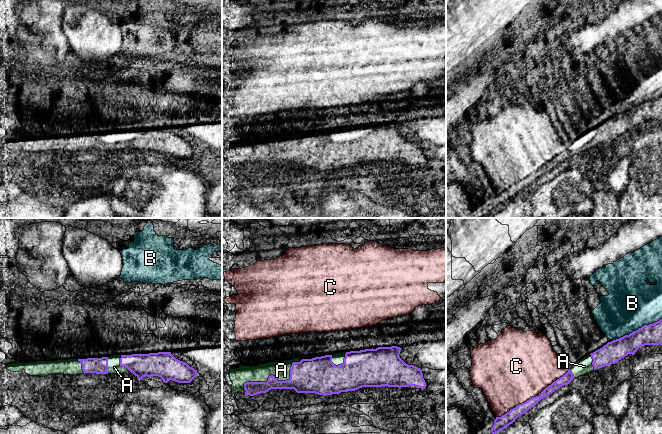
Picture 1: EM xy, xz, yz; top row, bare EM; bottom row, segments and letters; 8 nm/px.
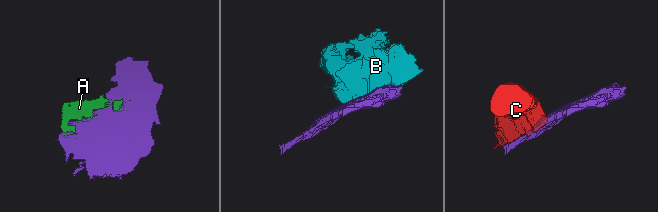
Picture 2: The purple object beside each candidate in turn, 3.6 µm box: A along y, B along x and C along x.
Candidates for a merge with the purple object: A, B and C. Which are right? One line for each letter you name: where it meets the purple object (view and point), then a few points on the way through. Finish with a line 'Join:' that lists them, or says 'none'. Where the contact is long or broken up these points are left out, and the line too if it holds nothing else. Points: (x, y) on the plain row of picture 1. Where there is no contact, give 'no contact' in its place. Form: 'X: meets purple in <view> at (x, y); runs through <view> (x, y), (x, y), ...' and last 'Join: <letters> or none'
A: meets purple in xz at (273, 152)
Join: A

